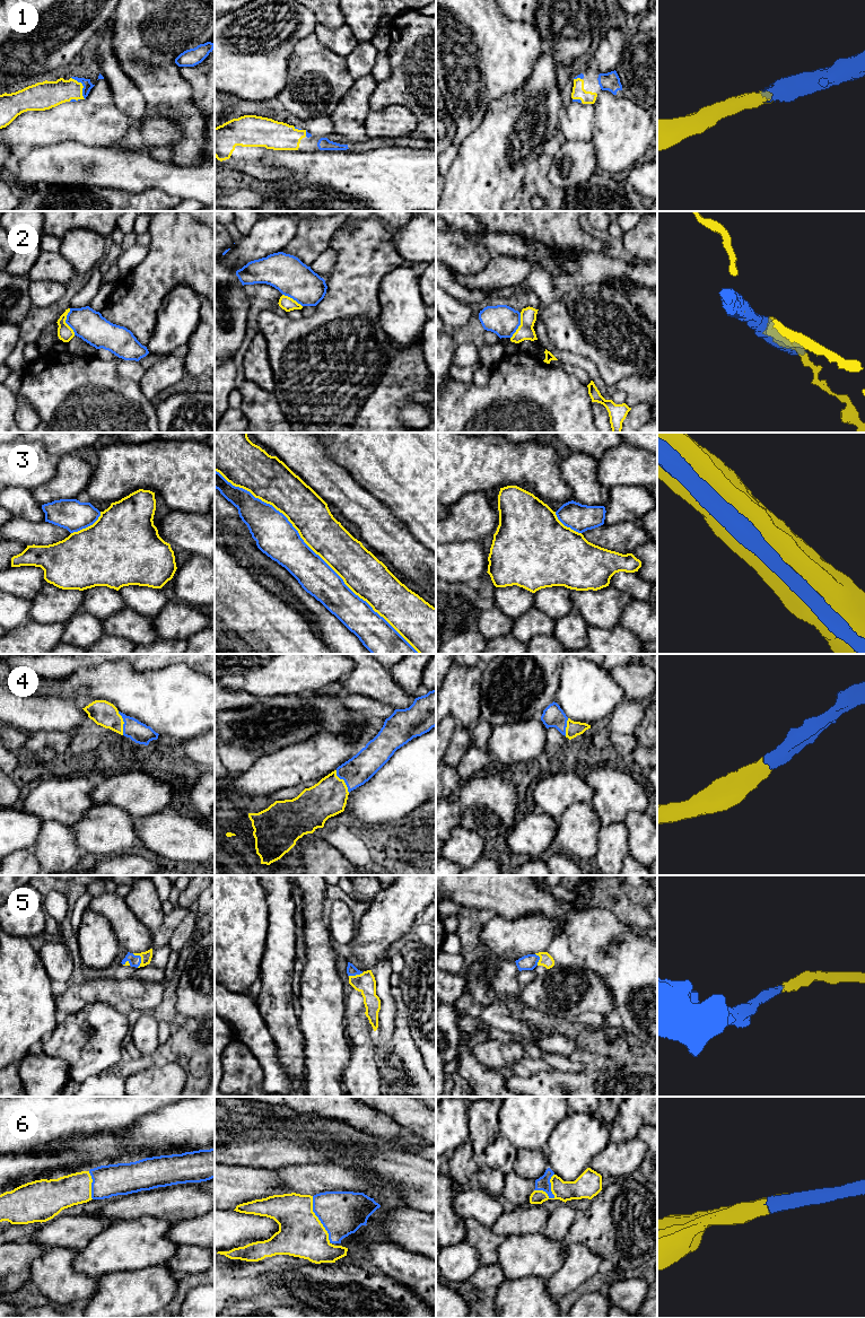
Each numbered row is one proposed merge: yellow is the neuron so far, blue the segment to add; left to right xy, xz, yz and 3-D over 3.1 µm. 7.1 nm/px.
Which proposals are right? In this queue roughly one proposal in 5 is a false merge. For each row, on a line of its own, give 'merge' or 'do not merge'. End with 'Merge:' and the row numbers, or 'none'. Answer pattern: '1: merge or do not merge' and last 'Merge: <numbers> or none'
1: merge
2: do not merge
3: do not merge
4: merge
5: merge
6: merge
Merge: 1, 4, 5, 6

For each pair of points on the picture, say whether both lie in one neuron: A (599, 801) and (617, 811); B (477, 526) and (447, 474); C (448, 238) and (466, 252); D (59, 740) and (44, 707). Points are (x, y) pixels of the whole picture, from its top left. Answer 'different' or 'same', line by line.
A: same
B: different
C: same
D: different

